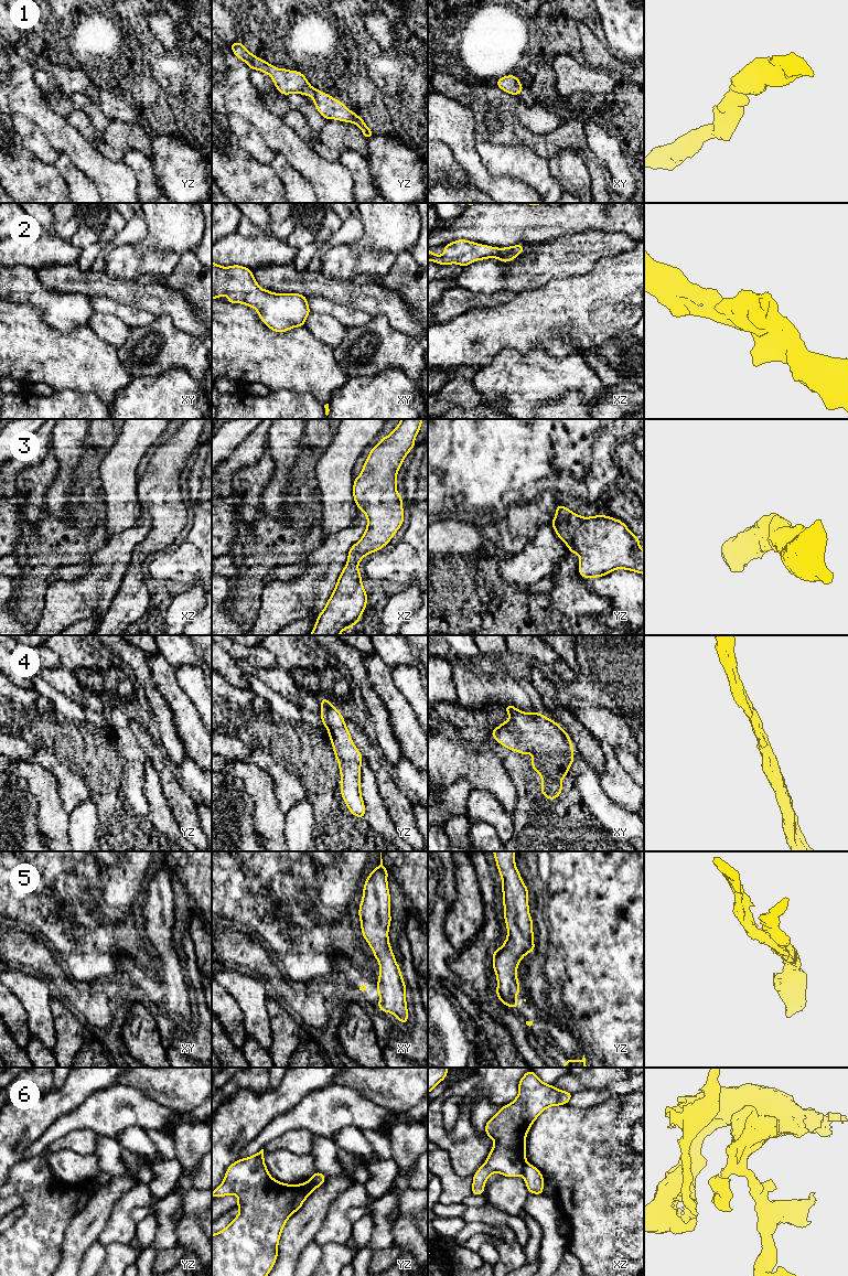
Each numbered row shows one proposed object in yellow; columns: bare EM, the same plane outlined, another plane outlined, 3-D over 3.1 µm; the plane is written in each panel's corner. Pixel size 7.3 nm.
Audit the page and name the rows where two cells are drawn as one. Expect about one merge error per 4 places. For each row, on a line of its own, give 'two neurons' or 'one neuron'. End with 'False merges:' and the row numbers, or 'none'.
1: one neuron
2: one neuron
3: one neuron
4: one neuron
5: one neuron
6: two neurons
False merges: 6

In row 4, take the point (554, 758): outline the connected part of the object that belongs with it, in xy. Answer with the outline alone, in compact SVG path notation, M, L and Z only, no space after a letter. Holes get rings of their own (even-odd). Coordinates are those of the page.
M511 704L505 710L509 719L491 734L507 750L530 753L533 771L541 775L541 794L548 800L556 800L562 792L561 780L575 761L569 734L543 714L527 714Z

